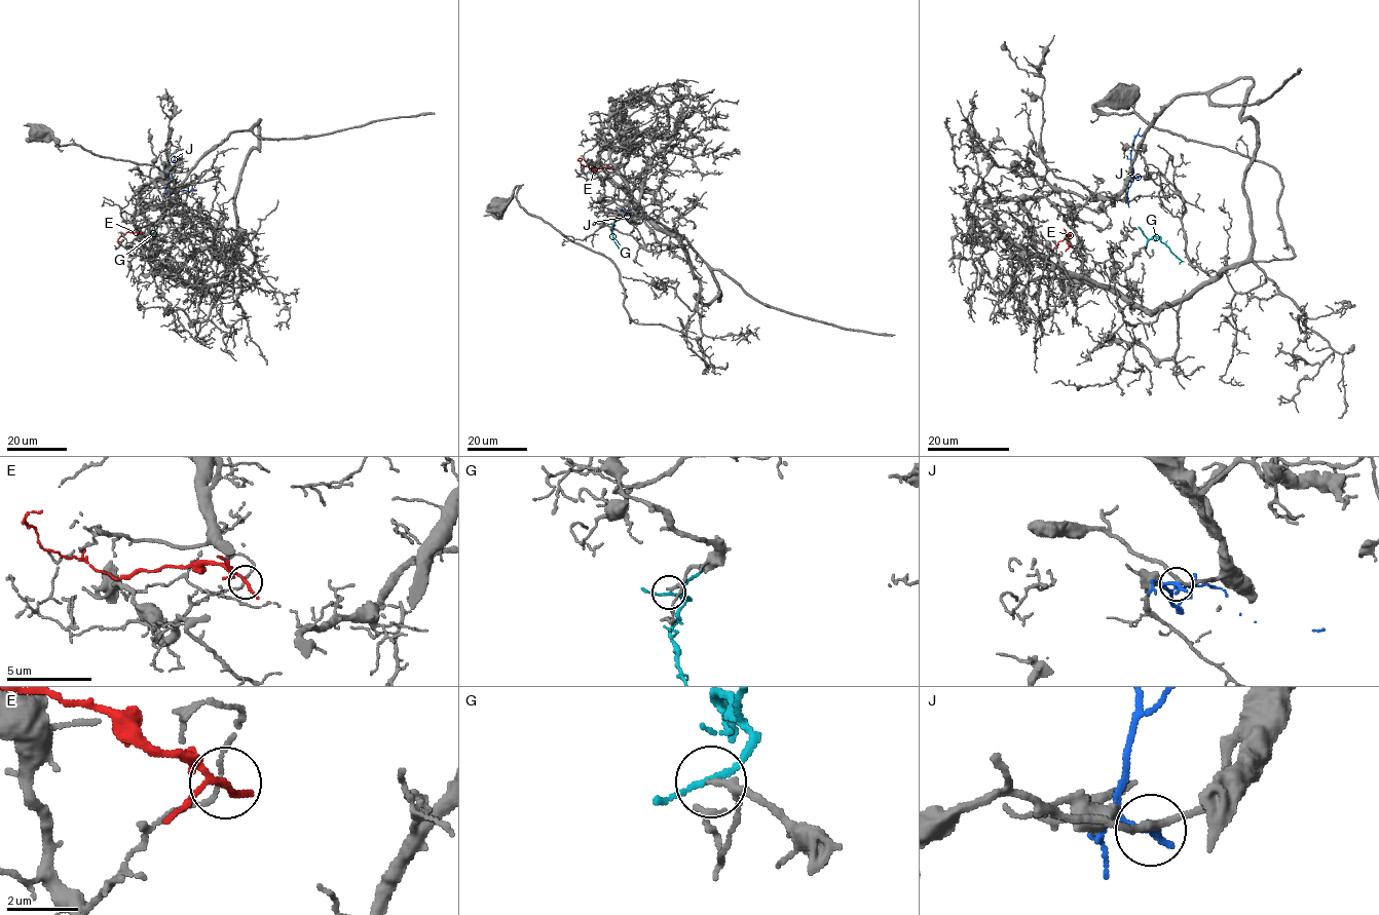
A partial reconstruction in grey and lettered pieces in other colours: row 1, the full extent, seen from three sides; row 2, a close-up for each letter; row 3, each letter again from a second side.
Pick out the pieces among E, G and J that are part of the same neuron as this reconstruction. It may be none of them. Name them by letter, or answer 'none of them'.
G

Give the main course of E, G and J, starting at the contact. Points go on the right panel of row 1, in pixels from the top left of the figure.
E: (1072, 246), (1068, 243), (1071, 235), (1067, 234), (1054, 248)
G: (1146, 246), (1156, 236), (1181, 260), (1179, 264)
J: (1126, 201), (1133, 172), (1130, 152), (1141, 127)

